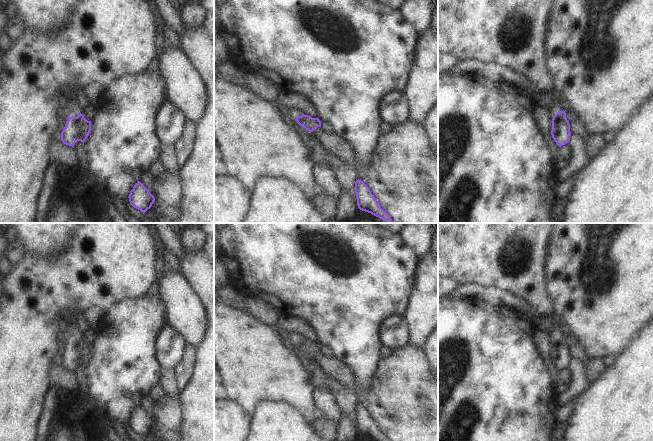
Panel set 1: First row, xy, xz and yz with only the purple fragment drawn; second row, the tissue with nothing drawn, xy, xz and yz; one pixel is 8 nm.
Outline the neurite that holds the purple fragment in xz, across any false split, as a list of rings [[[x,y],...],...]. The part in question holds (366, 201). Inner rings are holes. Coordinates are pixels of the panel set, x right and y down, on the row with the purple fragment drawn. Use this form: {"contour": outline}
{"contour": [[[359,179],[355,182],[355,194],[357,205],[360,210],[371,213],[386,223],[394,223],[388,213],[381,208],[368,186]]]}

